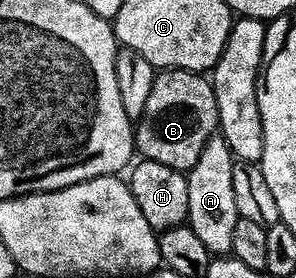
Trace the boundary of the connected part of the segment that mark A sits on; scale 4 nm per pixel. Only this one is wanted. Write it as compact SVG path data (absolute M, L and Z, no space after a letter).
M214 136L203 144L199 160L187 172L187 224L207 244L210 255L225 256L231 248L231 231L239 217L235 208L235 180L233 163L235 159L224 138Z

